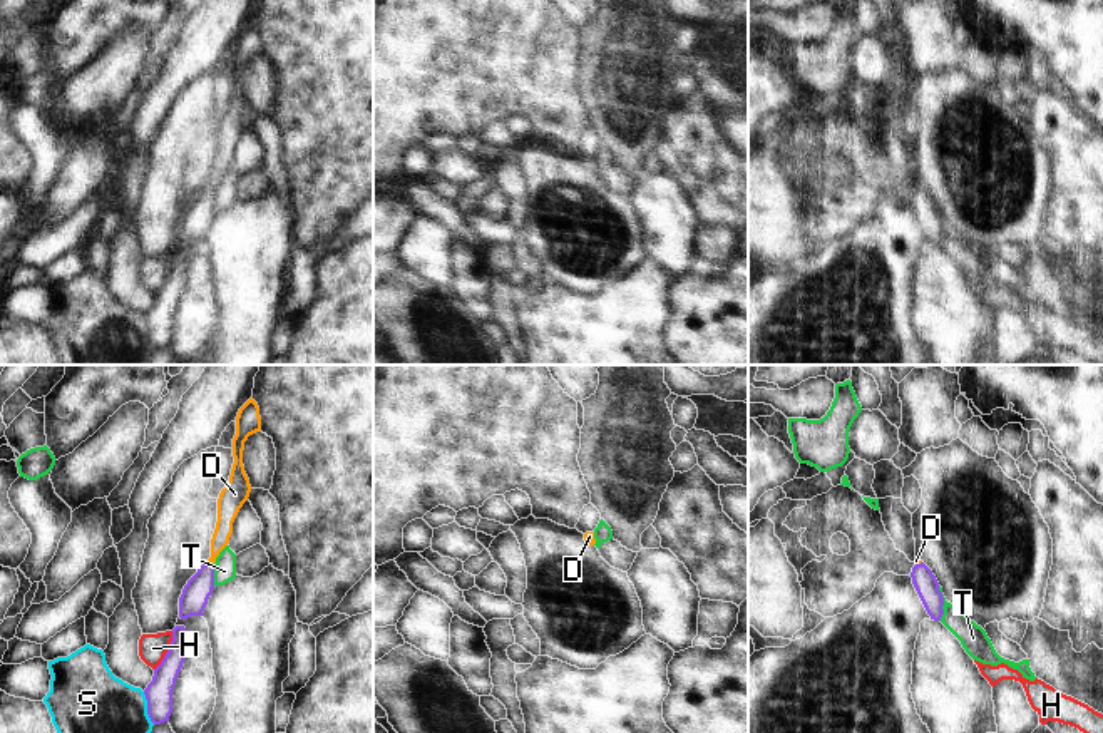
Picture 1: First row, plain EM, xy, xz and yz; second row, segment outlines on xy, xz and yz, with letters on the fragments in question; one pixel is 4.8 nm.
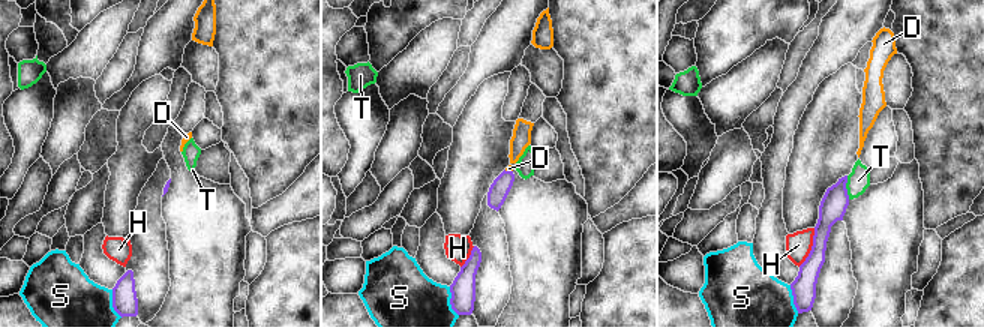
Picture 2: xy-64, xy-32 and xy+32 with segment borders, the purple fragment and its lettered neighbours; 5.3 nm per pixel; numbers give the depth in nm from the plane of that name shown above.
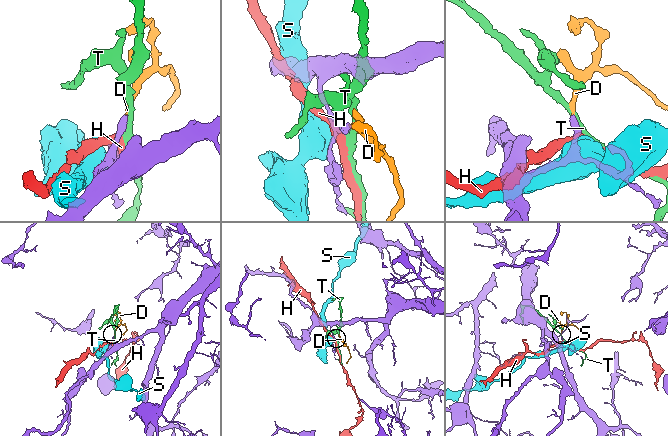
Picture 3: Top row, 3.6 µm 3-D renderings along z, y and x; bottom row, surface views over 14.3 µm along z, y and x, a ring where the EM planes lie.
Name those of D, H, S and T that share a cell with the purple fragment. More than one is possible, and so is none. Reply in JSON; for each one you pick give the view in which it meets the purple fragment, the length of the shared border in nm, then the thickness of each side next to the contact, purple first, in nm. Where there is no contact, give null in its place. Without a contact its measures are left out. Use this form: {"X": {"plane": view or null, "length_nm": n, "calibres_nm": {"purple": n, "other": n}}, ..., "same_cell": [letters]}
{"D": {"plane": "xy", "length_nm": 40, "calibres_nm": {"purple": 130, "other": 90}}, "same_cell": ["D"]}

